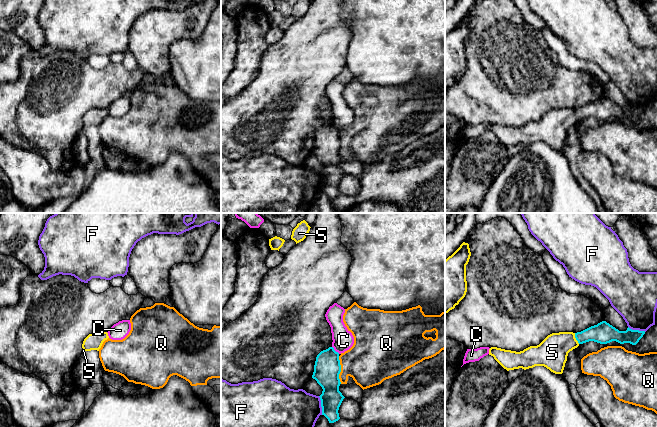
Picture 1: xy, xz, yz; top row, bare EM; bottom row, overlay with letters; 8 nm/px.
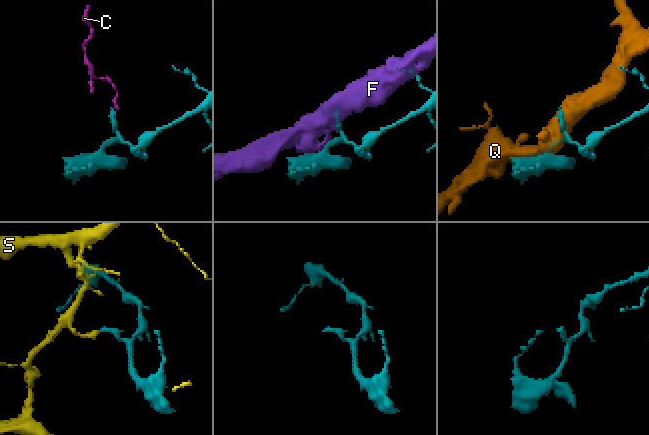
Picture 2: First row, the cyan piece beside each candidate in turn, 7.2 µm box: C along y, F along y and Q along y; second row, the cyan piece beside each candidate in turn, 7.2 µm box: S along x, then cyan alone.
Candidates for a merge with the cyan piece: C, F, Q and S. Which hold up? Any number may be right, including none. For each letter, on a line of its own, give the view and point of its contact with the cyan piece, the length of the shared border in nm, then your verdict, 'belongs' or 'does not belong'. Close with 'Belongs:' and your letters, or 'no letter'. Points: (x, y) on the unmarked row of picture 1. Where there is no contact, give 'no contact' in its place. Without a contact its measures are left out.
C: xz (334, 126) | 90 nm | does not belong
F: xz (321, 181) | 160 nm | does not belong
Q: xz (340, 146) | 220 nm | does not belong
S: yz (575, 113) | 100 nm | belongs
Belongs: S

